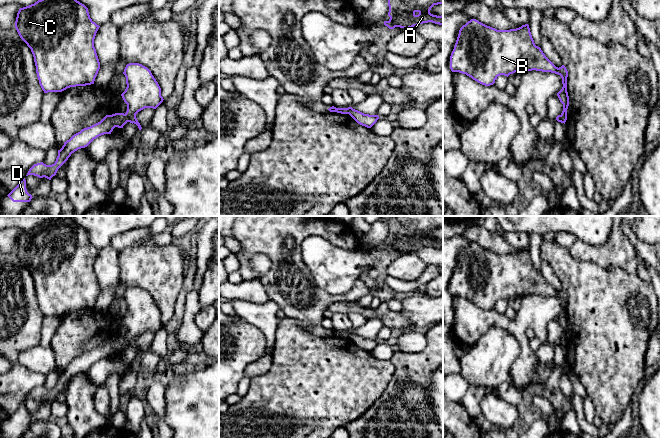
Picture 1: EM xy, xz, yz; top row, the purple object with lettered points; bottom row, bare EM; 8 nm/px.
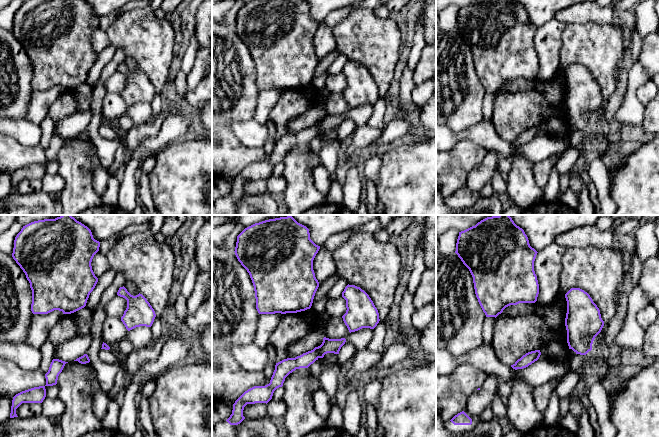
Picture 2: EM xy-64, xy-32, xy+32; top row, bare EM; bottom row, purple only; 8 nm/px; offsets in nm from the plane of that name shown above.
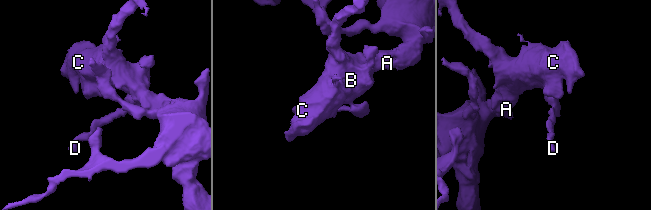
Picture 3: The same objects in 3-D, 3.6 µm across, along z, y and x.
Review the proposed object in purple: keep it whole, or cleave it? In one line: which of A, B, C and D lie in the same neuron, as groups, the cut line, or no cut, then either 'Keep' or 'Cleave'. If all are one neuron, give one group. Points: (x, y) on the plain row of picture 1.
Groups: A B C / D. Split along xy (125, 337), (128, 345). Cleave

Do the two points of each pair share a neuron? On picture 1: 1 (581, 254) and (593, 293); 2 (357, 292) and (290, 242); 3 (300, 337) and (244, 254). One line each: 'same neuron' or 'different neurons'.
1: different neurons
2: same neuron
3: different neurons

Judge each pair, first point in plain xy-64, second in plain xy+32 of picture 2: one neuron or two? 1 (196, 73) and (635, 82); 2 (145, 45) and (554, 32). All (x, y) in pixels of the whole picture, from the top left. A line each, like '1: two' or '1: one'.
1: two
2: two

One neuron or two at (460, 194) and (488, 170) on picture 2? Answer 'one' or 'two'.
one

